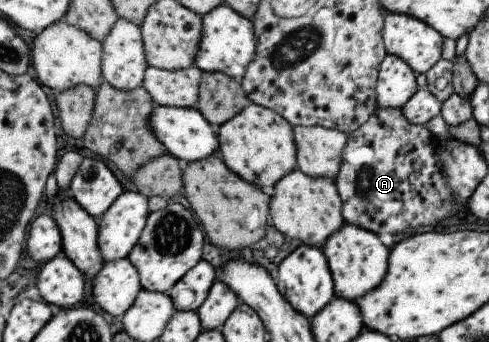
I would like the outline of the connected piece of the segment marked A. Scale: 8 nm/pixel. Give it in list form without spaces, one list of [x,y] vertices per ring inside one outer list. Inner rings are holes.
[[[377,106],[368,120],[348,135],[348,141],[340,153],[338,175],[332,180],[342,203],[343,222],[366,229],[379,237],[380,233],[394,235],[404,231],[404,227],[416,229],[418,225],[432,225],[440,223],[440,219],[446,220],[467,213],[467,203],[456,205],[448,185],[444,183],[438,157],[434,155],[436,140],[428,129],[408,123],[400,108]]]

